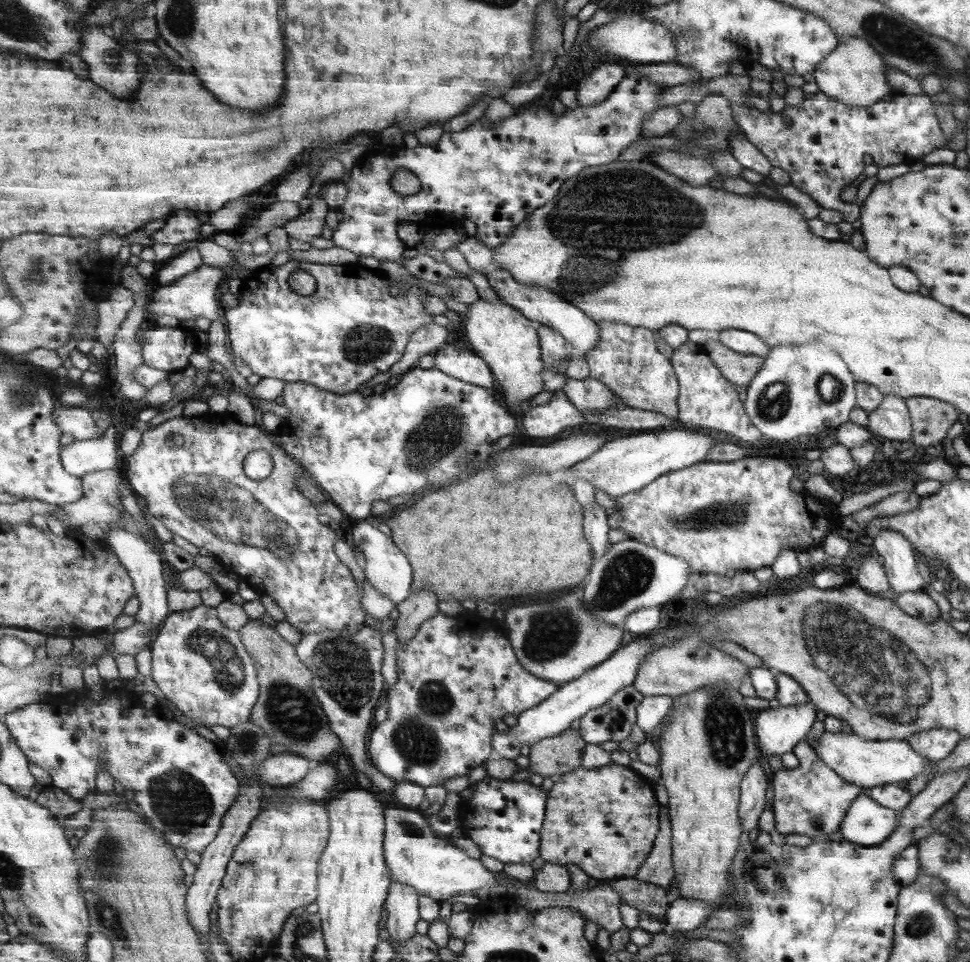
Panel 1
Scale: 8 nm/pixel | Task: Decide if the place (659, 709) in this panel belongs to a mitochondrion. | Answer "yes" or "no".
no

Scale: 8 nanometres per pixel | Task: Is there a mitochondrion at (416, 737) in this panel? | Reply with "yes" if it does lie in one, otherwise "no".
yes

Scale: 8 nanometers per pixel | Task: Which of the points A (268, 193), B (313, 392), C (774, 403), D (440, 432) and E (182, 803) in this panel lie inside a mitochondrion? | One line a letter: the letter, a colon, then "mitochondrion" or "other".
A: other
B: other
C: mitochondrion
D: mitochondrion
E: mitochondrion

